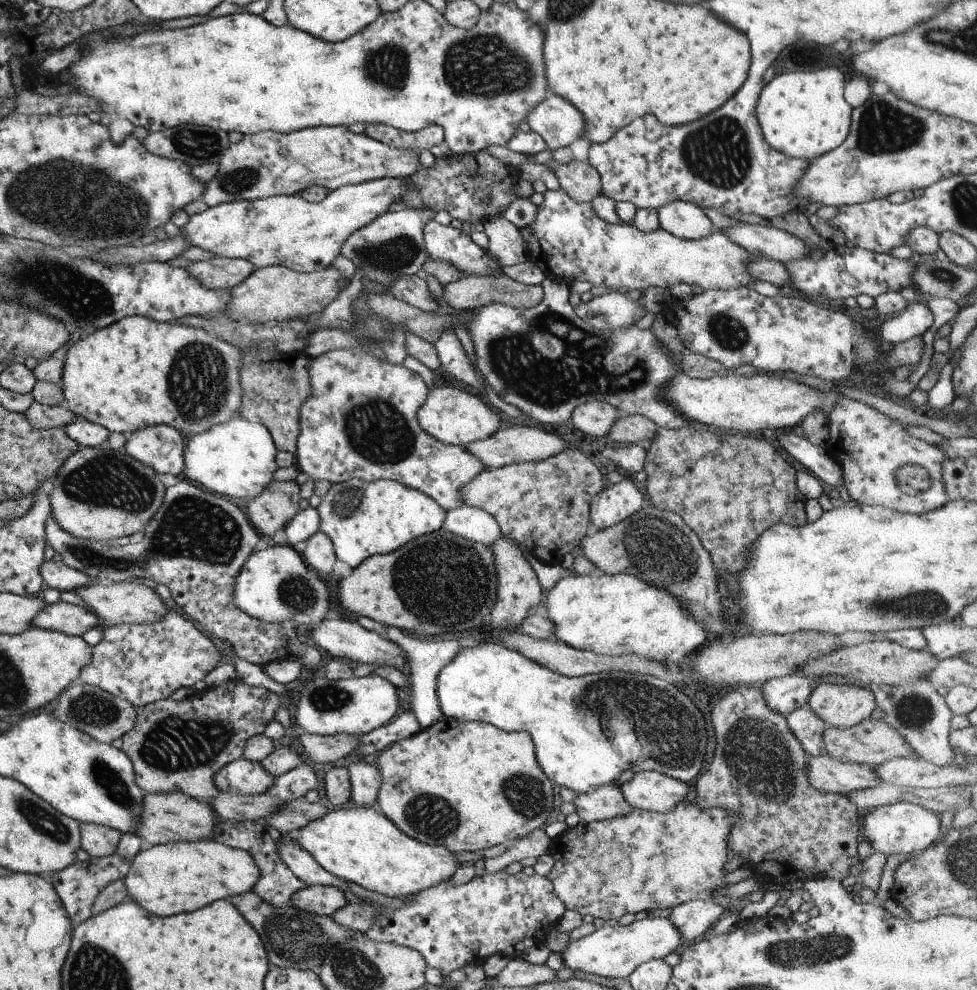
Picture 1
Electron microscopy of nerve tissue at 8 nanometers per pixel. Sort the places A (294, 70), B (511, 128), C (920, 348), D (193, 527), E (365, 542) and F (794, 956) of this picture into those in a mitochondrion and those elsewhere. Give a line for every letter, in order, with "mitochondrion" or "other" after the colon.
A: other
B: other
C: other
D: mitochondrion
E: other
F: mitochondrion

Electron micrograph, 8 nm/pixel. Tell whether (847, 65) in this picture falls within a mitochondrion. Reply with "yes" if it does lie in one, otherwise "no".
no

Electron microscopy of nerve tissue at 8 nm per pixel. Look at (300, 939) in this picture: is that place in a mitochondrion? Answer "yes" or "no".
yes

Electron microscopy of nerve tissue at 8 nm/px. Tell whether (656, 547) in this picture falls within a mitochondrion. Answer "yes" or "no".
yes

